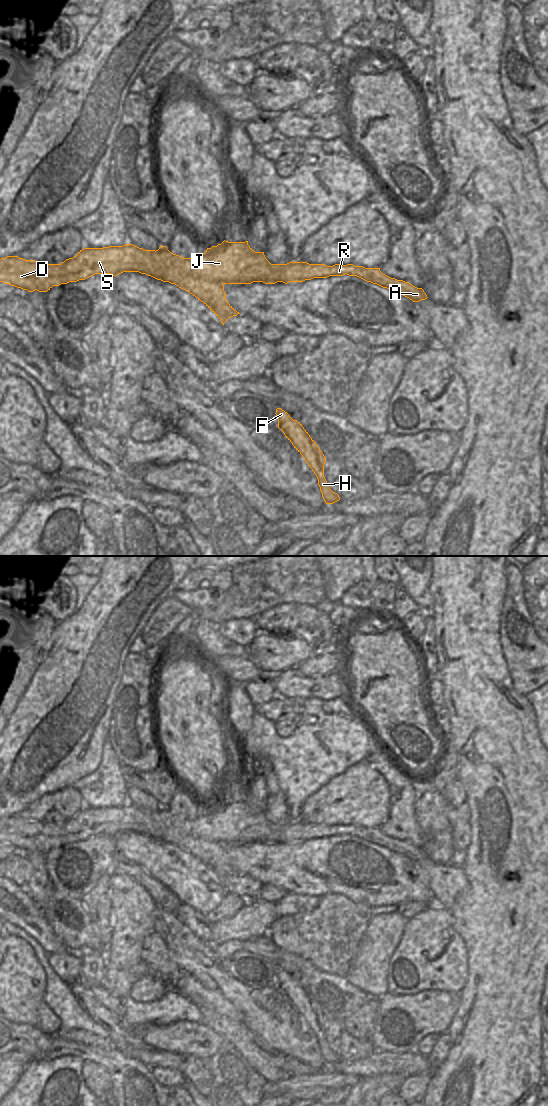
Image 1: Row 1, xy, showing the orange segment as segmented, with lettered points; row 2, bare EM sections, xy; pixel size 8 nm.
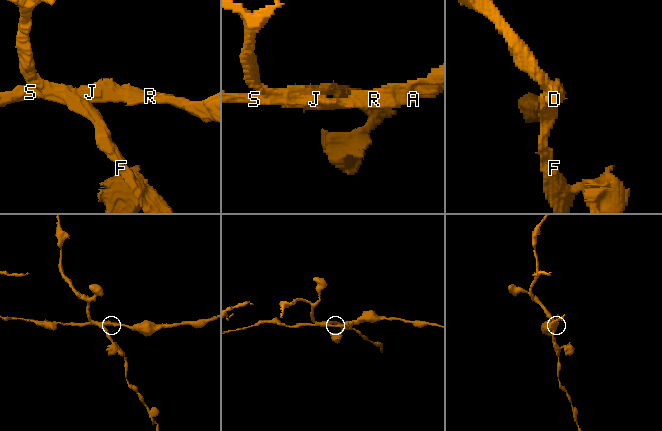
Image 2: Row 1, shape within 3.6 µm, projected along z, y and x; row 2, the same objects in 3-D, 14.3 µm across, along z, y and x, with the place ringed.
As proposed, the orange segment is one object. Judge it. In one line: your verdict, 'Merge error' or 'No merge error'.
Merge error

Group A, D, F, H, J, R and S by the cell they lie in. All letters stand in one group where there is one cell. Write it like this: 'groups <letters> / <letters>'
groups A D J R S / F H

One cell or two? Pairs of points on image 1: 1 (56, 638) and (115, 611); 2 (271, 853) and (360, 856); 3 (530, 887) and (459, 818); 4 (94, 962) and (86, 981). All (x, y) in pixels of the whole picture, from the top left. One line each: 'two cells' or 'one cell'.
1: one cell
2: one cell
3: two cells
4: one cell

